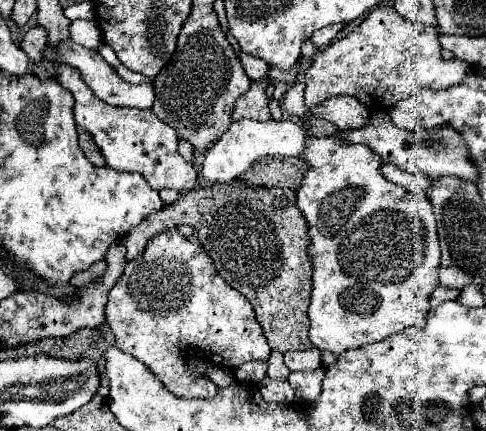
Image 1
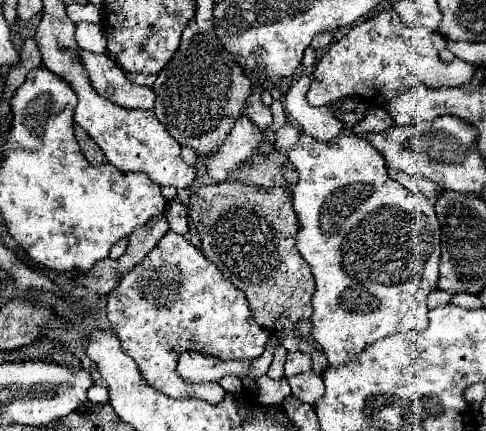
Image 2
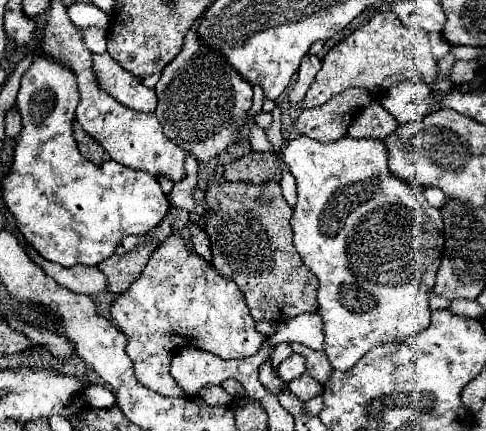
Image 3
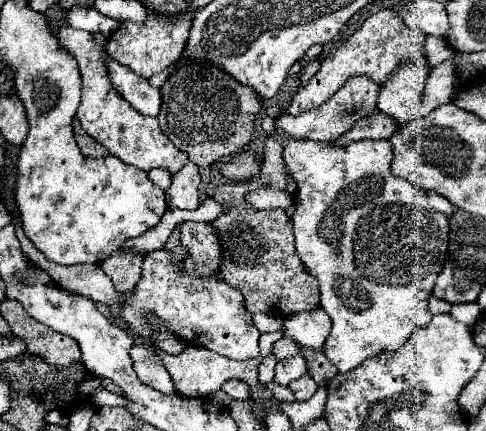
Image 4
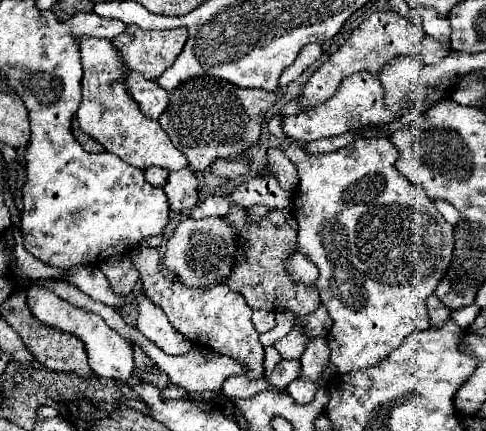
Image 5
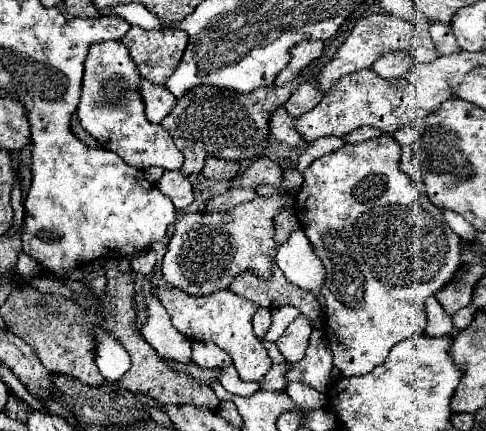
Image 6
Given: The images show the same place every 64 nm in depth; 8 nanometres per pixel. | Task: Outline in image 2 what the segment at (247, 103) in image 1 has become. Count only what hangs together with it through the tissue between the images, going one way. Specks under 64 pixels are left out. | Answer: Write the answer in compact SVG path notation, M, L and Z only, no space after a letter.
M254 88L252 98L248 98L248 106L244 108L244 114L258 126L258 128L268 128L272 124L272 112L270 108L266 108L260 100L260 92L262 88Z

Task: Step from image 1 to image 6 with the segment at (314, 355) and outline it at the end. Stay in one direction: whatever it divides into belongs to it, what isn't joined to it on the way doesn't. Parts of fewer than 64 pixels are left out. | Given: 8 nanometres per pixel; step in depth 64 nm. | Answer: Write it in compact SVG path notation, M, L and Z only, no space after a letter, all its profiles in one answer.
M280 366L280 368L270 370L264 376L264 384L260 384L260 390L266 390L266 392L280 392L280 390L284 390L286 388L284 372L286 372L286 366Z

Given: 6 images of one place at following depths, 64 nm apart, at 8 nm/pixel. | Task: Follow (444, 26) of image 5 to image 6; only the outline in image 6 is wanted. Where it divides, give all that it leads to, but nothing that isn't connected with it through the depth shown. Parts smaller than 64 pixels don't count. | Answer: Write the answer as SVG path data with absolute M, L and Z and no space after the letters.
M430 22L430 36L436 44L436 52L440 56L446 56L446 54L456 54L460 52L462 48L456 44L456 36L452 34L452 28L450 26L444 26L440 22Z

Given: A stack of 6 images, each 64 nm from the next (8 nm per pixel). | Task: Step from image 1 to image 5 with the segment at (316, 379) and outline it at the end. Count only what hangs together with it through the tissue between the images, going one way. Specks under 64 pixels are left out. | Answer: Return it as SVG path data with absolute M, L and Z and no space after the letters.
M292 380L292 384L288 384L288 394L298 402L298 404L310 404L316 396L316 386L310 380Z

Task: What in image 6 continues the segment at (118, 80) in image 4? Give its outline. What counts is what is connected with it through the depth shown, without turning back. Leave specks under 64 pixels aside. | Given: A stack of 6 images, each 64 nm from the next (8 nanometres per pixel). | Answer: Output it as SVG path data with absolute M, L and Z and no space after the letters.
M142 80L140 92L146 104L146 116L150 122L156 122L156 124L162 122L176 106L176 98L164 86L156 86L148 80Z

